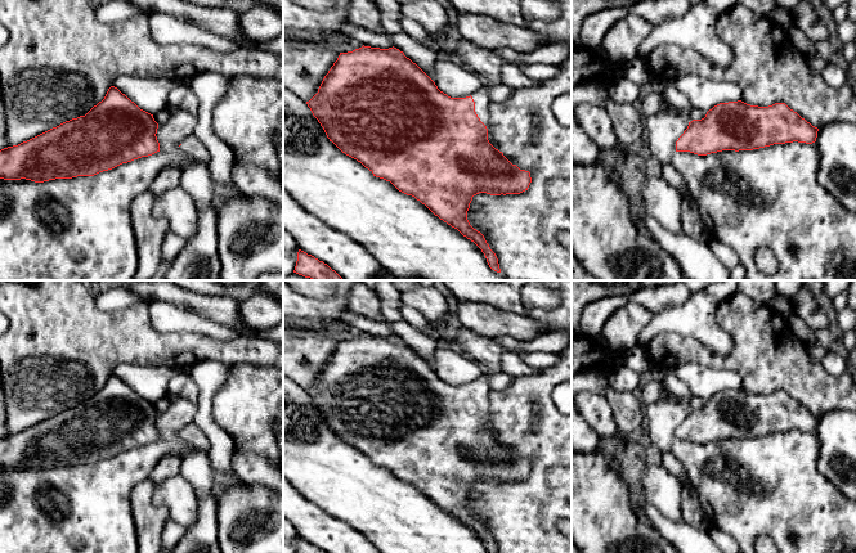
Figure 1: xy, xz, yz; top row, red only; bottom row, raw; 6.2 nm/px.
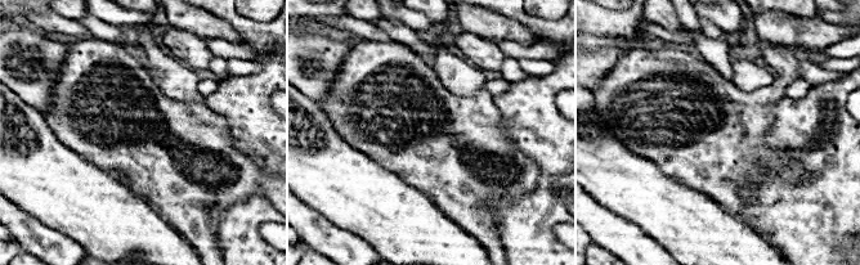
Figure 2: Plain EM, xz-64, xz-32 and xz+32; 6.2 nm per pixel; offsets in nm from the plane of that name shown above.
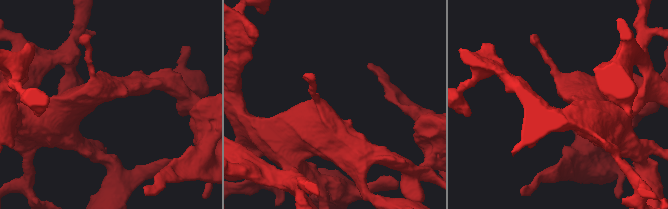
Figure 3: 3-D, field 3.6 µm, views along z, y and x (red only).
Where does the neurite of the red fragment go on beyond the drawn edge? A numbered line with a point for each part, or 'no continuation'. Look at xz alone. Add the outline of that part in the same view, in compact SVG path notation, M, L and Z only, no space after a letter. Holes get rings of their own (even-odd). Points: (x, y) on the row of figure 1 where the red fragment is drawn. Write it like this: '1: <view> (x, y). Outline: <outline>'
1: xz (482, 99). Outline: M492 84L483 85L476 93L471 94L475 102L475 112L487 129L490 126L490 116L488 112L490 99L488 91L492 86Z

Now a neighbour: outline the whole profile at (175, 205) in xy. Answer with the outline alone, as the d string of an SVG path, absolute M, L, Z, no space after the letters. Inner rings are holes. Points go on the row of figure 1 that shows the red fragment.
M180 185L156 195L153 213L165 217L170 230L181 239L196 235L197 210L192 197Z

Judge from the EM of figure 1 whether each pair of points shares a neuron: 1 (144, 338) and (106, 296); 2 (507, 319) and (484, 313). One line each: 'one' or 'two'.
1: two
2: one

